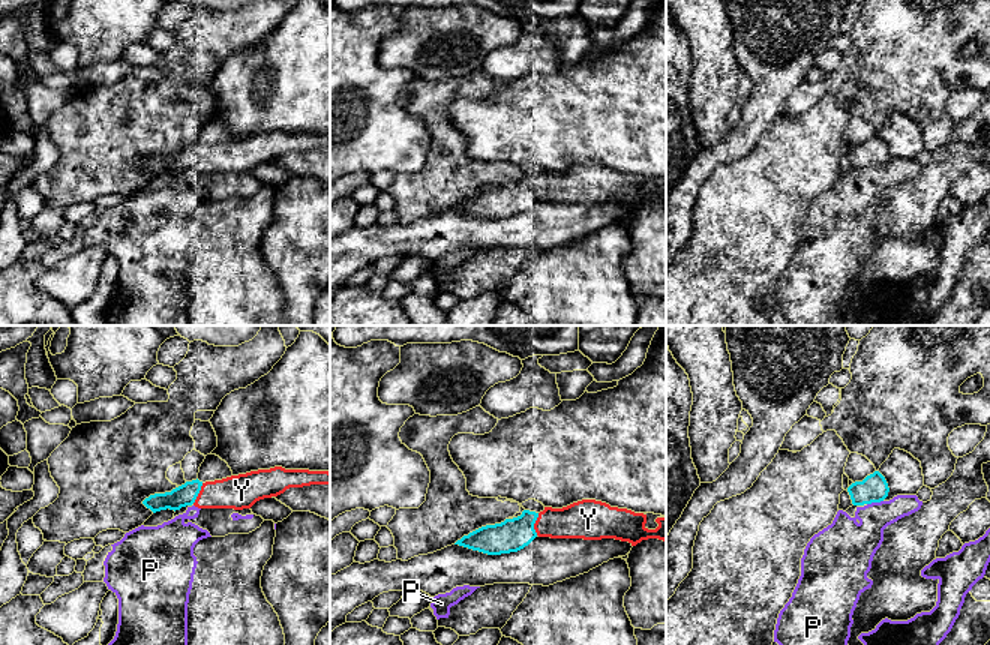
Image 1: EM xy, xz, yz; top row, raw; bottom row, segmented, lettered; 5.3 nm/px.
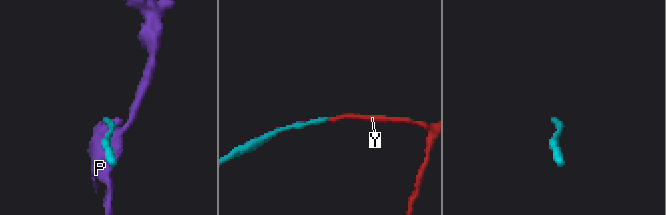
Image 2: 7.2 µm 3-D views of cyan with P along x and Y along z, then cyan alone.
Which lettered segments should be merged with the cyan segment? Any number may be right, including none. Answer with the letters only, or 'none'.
Y

